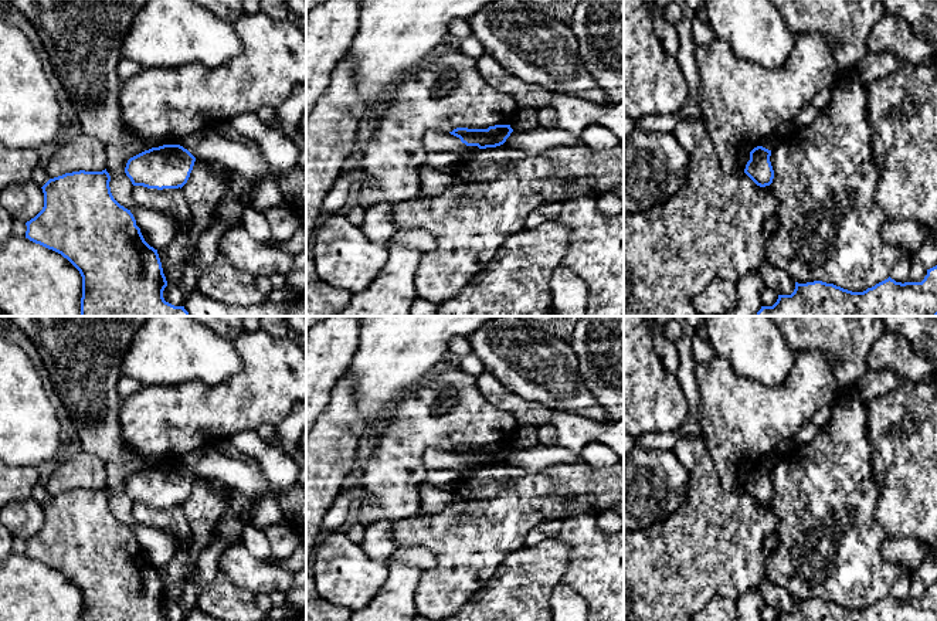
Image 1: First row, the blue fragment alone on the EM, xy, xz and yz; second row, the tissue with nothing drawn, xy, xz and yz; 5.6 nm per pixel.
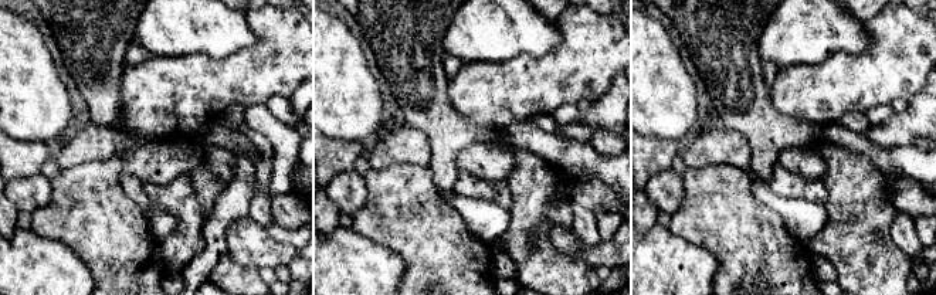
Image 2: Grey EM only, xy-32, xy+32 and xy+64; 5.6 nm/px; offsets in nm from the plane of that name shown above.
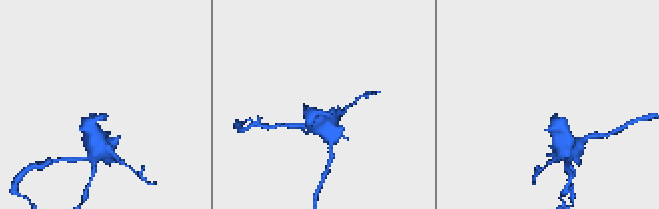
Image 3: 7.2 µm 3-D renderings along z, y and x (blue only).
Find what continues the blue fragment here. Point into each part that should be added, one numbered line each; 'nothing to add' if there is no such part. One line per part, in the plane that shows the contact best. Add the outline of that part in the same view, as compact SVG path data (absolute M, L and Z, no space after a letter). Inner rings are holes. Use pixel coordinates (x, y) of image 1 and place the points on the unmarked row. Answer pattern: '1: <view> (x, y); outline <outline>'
nothing to add

